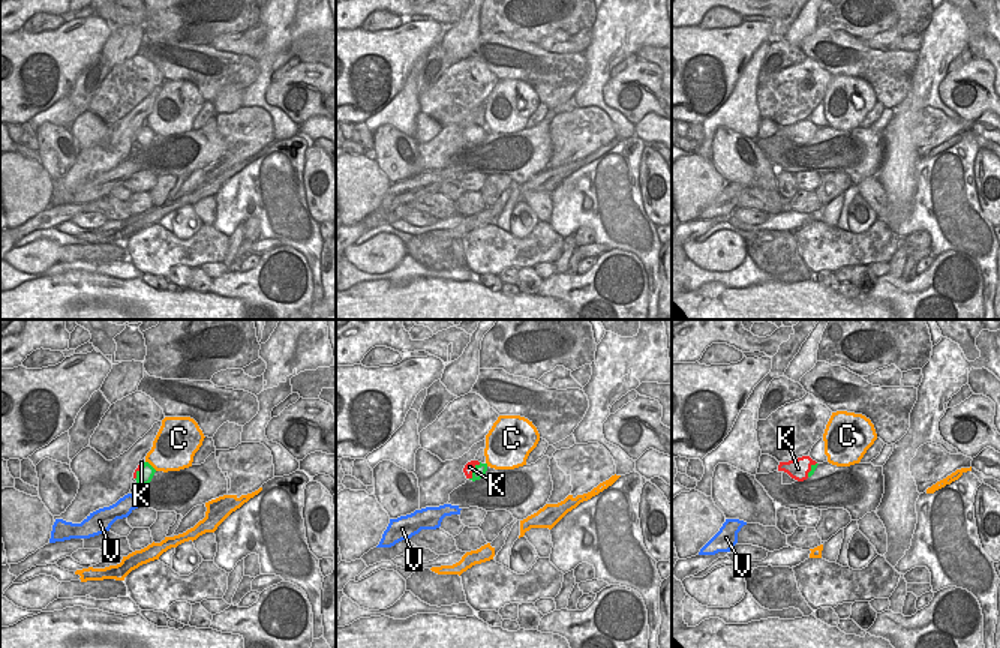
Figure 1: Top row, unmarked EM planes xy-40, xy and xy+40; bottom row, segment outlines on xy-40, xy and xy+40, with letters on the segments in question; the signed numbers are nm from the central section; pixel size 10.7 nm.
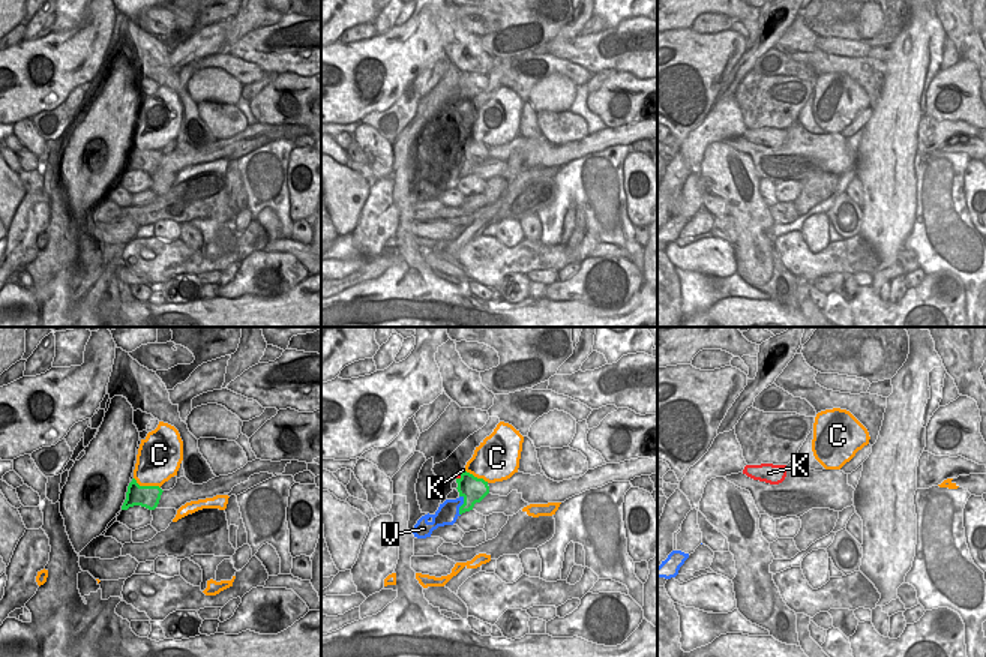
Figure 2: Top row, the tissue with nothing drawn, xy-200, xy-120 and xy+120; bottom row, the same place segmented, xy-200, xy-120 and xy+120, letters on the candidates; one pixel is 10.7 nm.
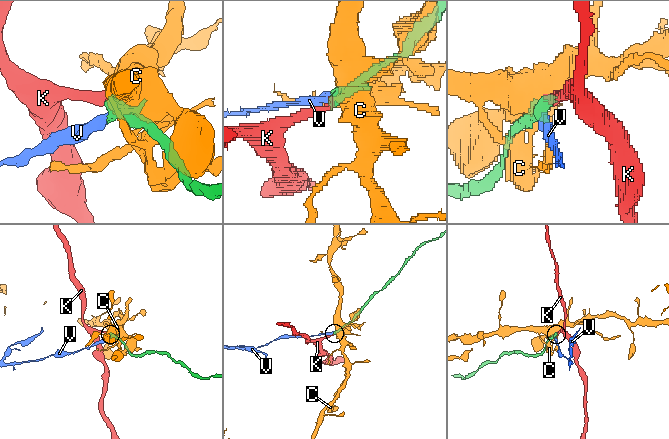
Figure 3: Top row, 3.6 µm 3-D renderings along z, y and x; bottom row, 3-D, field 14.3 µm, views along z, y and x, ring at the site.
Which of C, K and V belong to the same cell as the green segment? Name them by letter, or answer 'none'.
K

